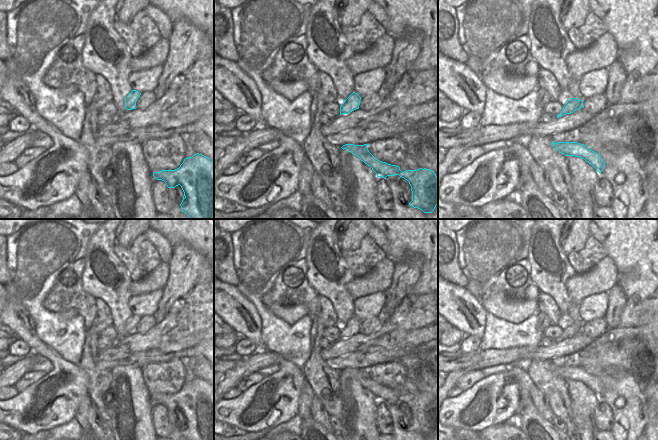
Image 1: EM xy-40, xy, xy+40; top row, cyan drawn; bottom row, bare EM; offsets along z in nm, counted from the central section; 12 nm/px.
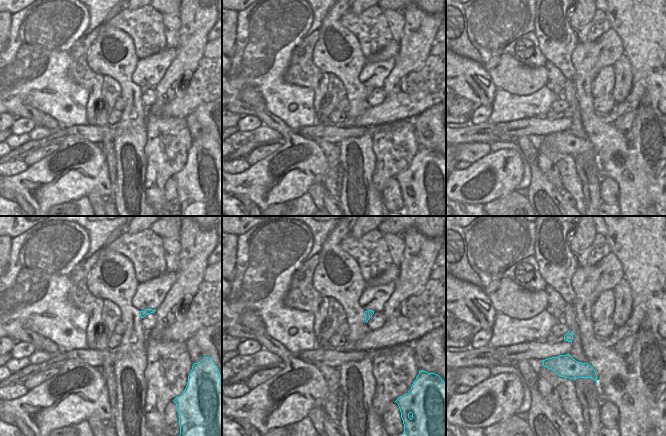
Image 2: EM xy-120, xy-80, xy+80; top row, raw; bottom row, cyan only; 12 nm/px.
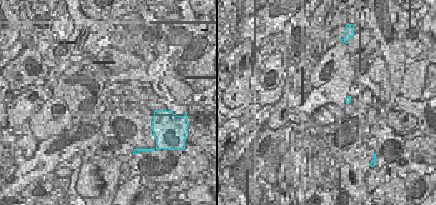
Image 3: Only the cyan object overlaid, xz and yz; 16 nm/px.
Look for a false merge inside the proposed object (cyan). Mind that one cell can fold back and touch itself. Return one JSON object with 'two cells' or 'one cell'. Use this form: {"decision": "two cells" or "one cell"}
{"decision": "one cell"}

